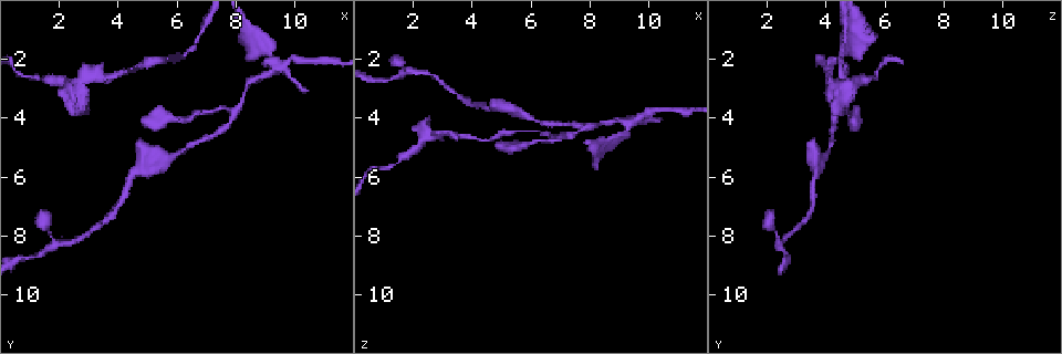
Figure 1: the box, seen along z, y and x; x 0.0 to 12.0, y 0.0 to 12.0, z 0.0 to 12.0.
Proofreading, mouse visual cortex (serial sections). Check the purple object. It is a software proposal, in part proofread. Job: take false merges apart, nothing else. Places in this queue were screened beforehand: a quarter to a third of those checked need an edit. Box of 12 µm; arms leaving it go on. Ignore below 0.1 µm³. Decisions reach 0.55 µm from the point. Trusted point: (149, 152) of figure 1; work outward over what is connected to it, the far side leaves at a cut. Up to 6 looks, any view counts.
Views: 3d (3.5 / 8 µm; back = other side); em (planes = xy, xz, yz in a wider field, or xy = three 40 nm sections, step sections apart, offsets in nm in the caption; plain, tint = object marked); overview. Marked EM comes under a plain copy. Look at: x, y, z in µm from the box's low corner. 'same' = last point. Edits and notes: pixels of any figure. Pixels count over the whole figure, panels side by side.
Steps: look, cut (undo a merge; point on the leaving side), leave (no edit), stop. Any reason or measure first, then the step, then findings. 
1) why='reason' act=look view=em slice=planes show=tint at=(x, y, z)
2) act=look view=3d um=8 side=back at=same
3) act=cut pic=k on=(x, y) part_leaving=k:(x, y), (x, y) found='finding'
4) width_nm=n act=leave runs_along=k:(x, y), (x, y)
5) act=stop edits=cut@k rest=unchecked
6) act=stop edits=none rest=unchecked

why='abrupt turn' act=look view=3d um=3.5 at=(7.9, 3.8, 4.4)

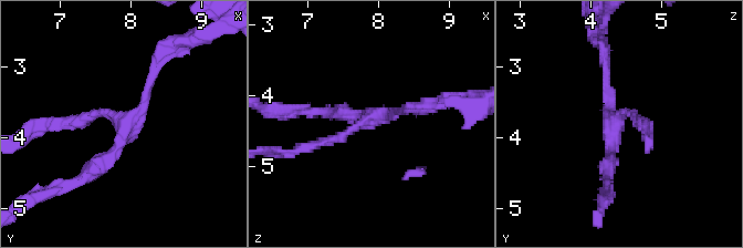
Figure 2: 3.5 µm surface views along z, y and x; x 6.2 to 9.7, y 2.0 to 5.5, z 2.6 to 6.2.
arms=3 arm_widths_nm=150,150,200 why='shape alone is not enough' act=look view=em slice=xy step=2 show=tint at=(7.90, 3.90, 4.30)

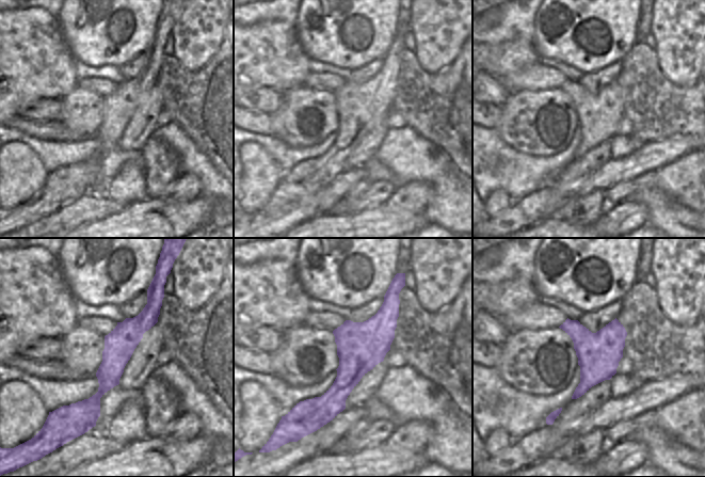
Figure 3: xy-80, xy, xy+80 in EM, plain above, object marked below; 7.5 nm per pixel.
act=leave found='continuous, no second cell'

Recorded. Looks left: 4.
why='three arms meet' act=look view=3d um=3.5 at=(9.5, 2.2, 4.1)

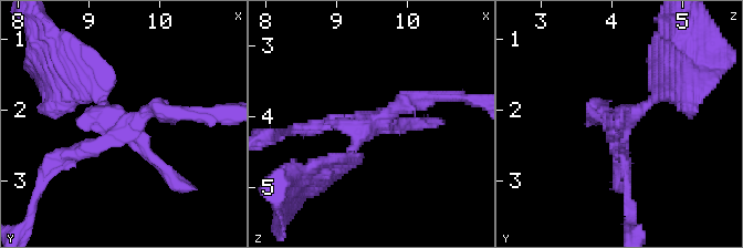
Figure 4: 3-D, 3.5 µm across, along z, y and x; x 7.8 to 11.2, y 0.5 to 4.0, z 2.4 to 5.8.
act=cut pic=4 on=(164, 167) part_leaving=4:(118, 119), (61, 64) found='two cells meet here'

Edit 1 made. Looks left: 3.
act=look view=overview

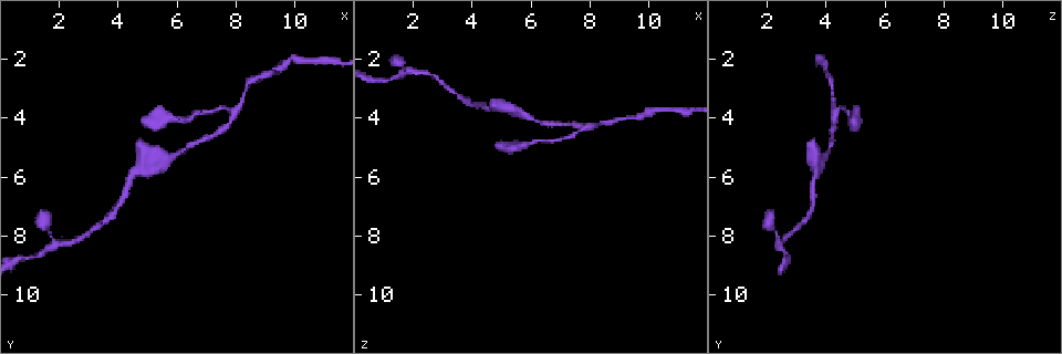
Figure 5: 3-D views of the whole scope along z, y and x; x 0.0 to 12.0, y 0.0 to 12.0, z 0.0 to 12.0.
why='abrupt turn' act=look view=3d um=3.5 at=(1.9, 8.3, 2.5)

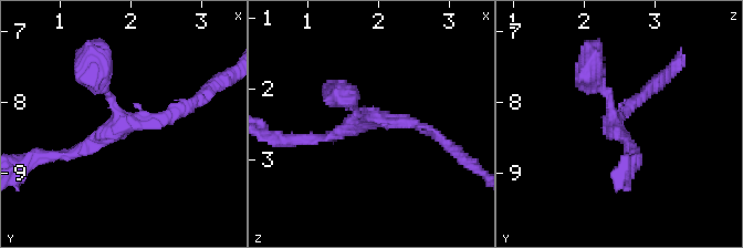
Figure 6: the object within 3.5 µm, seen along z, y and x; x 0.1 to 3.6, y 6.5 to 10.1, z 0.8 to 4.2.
why='now the EM' act=look view=em slice=xy step=5 show=tint at=(1.95, 8.35, 2.45)

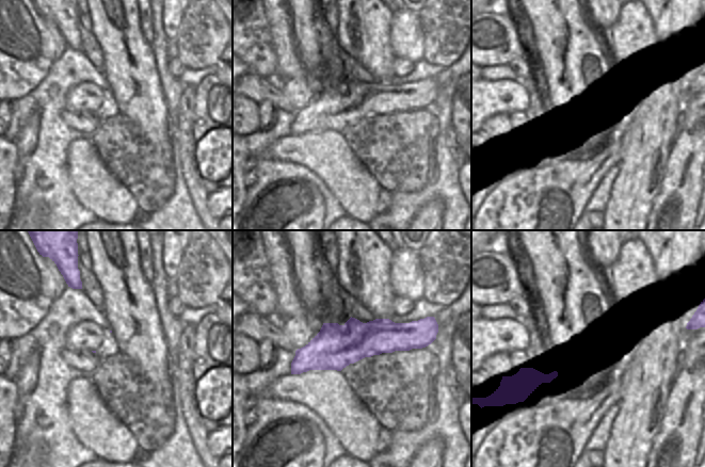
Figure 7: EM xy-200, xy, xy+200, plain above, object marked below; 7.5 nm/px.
act=leave runs_along=7:(422, 341), (354, 340), (293, 371) found='one cell here'

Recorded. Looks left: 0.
act=stop edits=cut@4 rest=unchecked

